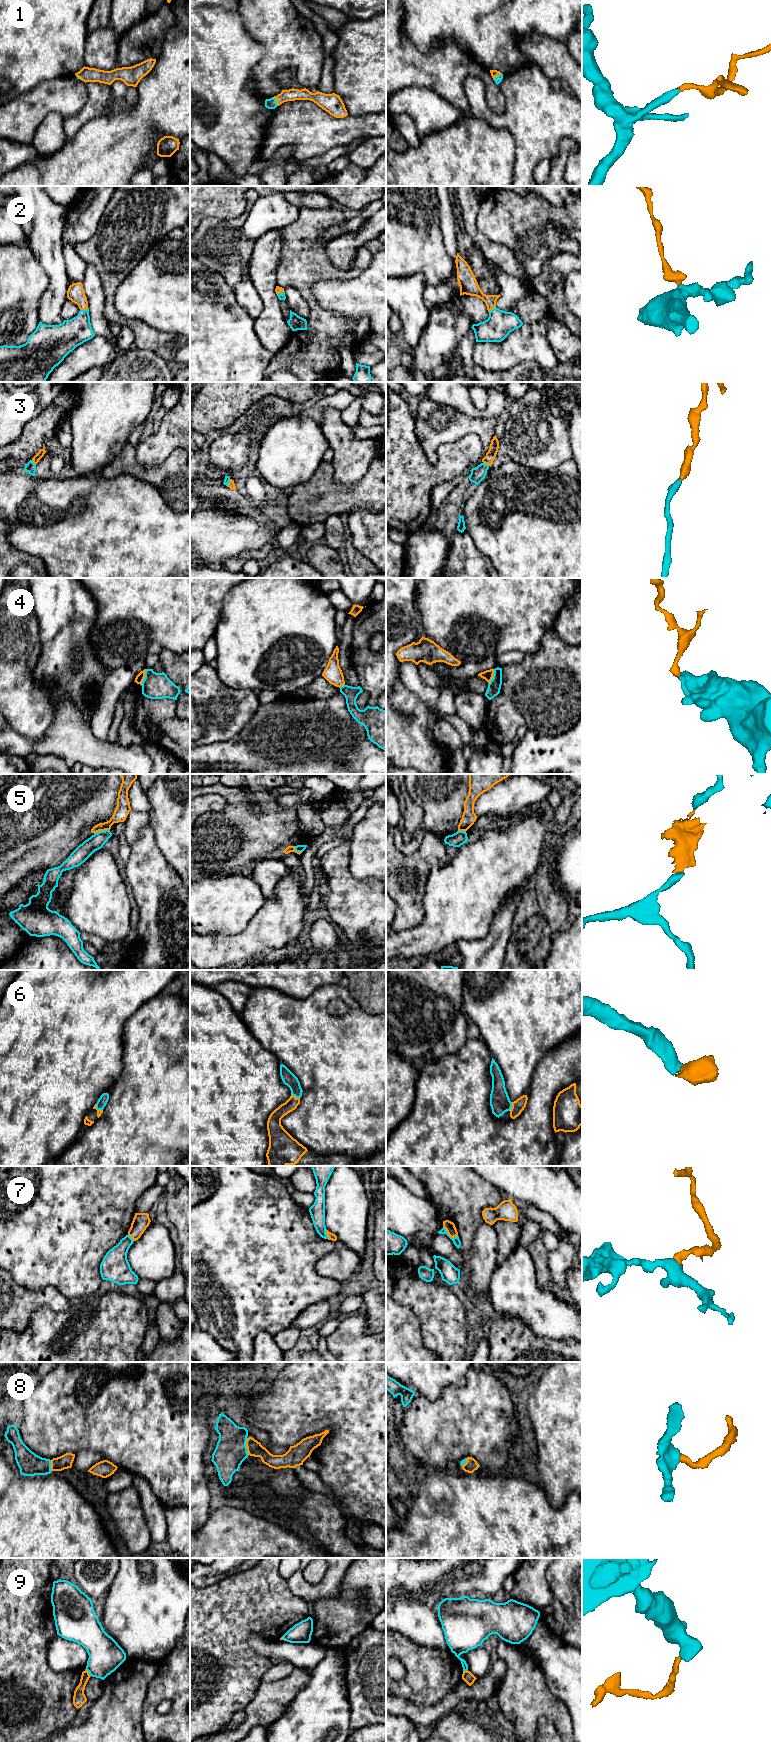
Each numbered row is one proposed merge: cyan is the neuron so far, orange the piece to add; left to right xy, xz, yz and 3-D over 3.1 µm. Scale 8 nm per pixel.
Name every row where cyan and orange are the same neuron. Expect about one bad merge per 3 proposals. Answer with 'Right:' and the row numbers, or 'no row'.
Right: 1, 2, 3, 6, 7, 8

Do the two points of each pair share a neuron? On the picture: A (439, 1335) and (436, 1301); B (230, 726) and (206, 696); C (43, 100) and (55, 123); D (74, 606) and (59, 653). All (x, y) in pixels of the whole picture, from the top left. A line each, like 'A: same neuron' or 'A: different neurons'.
A: same neuron
B: same neuron
C: different neurons
D: same neuron

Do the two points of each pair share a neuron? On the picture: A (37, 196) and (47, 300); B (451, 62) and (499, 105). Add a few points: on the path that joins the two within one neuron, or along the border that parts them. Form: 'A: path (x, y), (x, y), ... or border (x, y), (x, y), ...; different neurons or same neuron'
A: path (47, 222), (47, 249), (54, 264), (54, 274); same neuron
B: path (466, 65), (476, 68), (488, 80), (492, 90); same neuron

